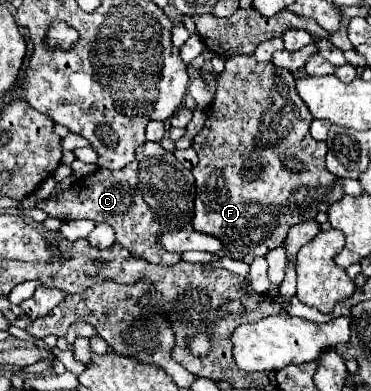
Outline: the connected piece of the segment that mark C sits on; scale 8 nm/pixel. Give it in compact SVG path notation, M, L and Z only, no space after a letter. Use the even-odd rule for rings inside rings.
M144 142L136 148L136 158L120 170L96 170L90 176L74 180L68 190L62 190L48 202L38 202L36 208L44 210L50 218L76 220L88 218L96 224L108 222L120 246L150 264L168 266L176 262L176 254L164 250L158 236L164 230L182 230L192 224L196 186L194 176L184 168L172 152L164 150L158 142ZM170 218L170 224L166 224Z

